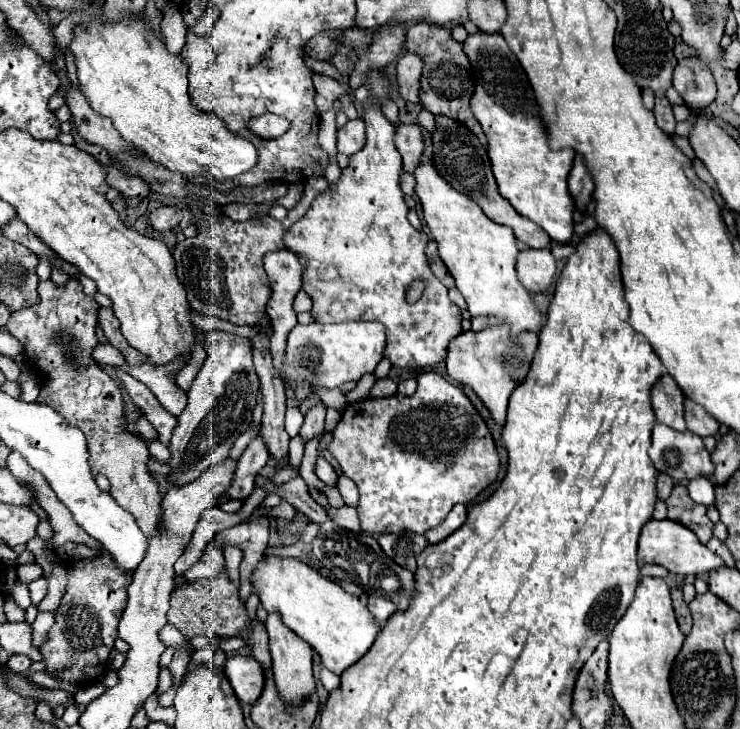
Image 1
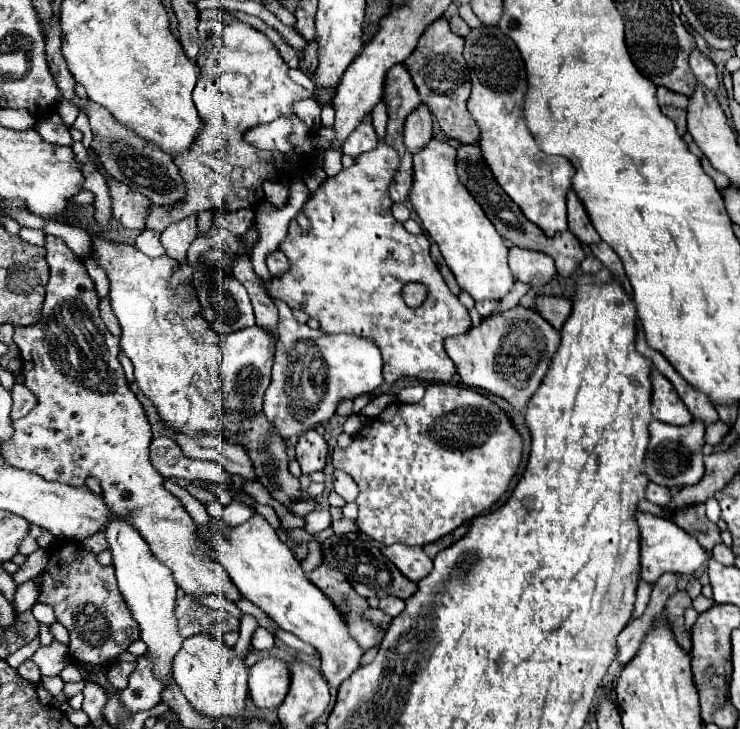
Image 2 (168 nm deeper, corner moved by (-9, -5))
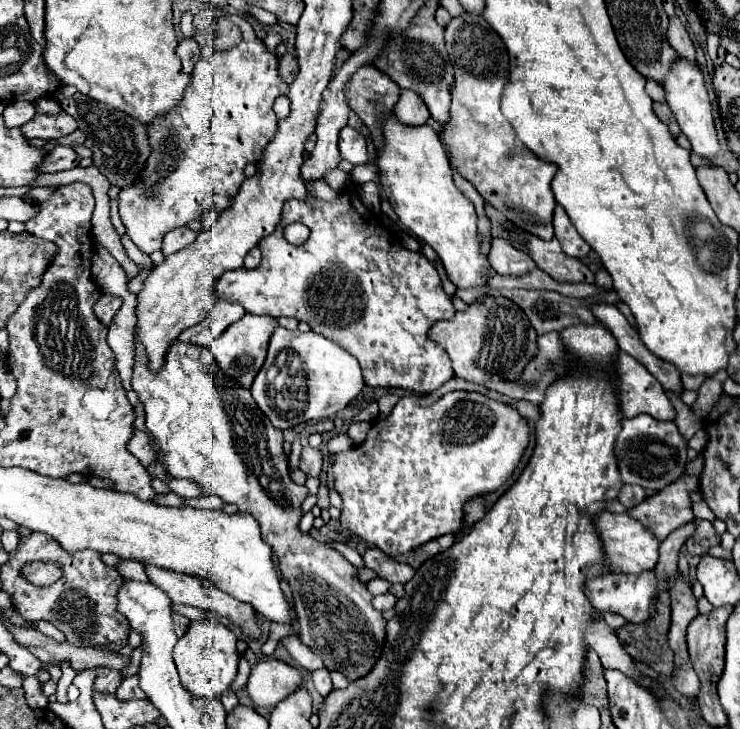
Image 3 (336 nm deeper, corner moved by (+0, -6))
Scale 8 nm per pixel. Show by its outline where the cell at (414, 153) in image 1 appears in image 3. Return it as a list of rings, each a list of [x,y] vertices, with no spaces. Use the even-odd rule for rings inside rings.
[[[400,92],[400,100],[394,106],[394,114],[402,124],[410,124],[410,126],[426,124],[426,120],[430,118],[424,100],[414,92]]]

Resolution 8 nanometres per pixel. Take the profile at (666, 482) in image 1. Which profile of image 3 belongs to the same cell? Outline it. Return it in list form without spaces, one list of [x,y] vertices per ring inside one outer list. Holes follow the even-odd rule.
[[[624,484],[622,492],[618,494],[618,500],[626,506],[626,508],[634,508],[636,504],[640,504],[646,498],[644,490],[638,488],[638,484]]]

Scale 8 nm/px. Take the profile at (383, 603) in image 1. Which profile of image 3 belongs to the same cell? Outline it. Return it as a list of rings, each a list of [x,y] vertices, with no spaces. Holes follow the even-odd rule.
[[[390,592],[380,594],[380,596],[374,596],[374,600],[372,600],[372,606],[374,606],[376,610],[380,610],[380,612],[394,608],[394,604],[396,604],[396,598],[394,598]]]

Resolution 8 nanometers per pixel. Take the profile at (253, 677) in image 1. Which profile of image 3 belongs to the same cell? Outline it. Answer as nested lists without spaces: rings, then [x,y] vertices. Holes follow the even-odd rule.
[[[268,658],[252,668],[246,690],[254,706],[274,708],[278,702],[282,702],[282,698],[294,694],[302,686],[304,686],[304,676],[300,670],[282,660]]]

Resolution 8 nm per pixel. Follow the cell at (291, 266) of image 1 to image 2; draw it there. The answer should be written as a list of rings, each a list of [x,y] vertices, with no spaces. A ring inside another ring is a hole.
[[[273,251],[267,257],[267,267],[269,267],[269,271],[271,271],[273,277],[279,277],[279,275],[283,275],[283,273],[289,271],[289,259],[281,251]]]

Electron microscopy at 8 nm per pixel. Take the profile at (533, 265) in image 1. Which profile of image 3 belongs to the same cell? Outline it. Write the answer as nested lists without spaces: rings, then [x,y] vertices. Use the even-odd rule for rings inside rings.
[[[492,238],[492,248],[490,248],[490,254],[488,254],[488,262],[498,274],[522,276],[522,274],[528,274],[530,270],[536,268],[534,260],[528,254],[524,254],[520,250],[514,250],[502,238]]]

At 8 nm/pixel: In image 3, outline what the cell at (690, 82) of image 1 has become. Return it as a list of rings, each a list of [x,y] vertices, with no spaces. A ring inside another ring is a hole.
[[[672,16],[670,18],[670,24],[668,24],[668,40],[670,40],[670,46],[678,52],[678,56],[688,58],[688,60],[694,60],[696,58],[694,44],[692,44],[692,40],[690,40],[684,24],[678,20],[678,16]]]

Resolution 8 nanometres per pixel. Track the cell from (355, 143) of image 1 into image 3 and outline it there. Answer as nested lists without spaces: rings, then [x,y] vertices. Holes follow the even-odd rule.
[[[344,126],[340,130],[340,142],[338,142],[340,154],[344,160],[352,162],[352,164],[366,164],[368,160],[368,150],[366,150],[366,138],[362,132]]]

